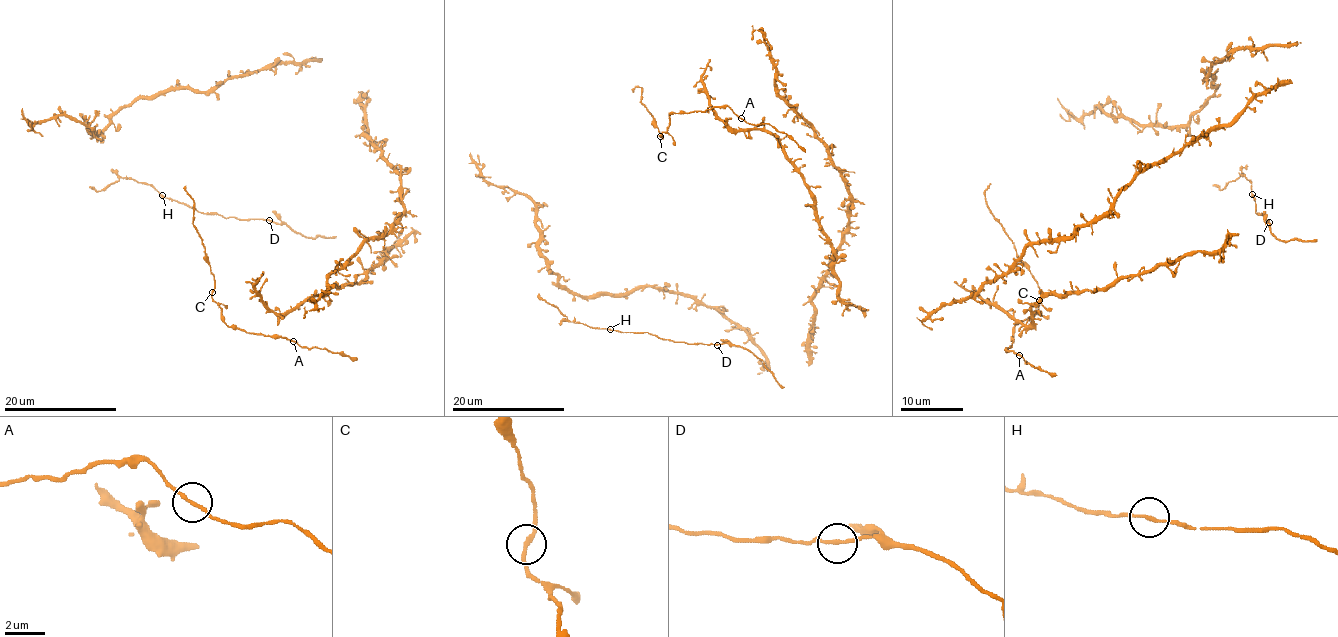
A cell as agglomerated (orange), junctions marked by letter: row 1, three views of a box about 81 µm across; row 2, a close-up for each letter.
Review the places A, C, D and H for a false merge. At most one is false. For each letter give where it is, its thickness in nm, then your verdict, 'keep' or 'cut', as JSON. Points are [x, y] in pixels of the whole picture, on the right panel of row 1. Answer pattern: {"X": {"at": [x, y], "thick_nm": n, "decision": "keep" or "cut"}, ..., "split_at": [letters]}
{"A": {"at": [1019, 355], "thick_nm": 170, "decision": "keep"}, "C": {"at": [1039, 300], "thick_nm": 170, "decision": "keep"}, "D": {"at": [1269, 222], "thick_nm": 170, "decision": "keep"}, "H": {"at": [1252, 194], "thick_nm": 170, "decision": "keep"}, "split_at": []}

